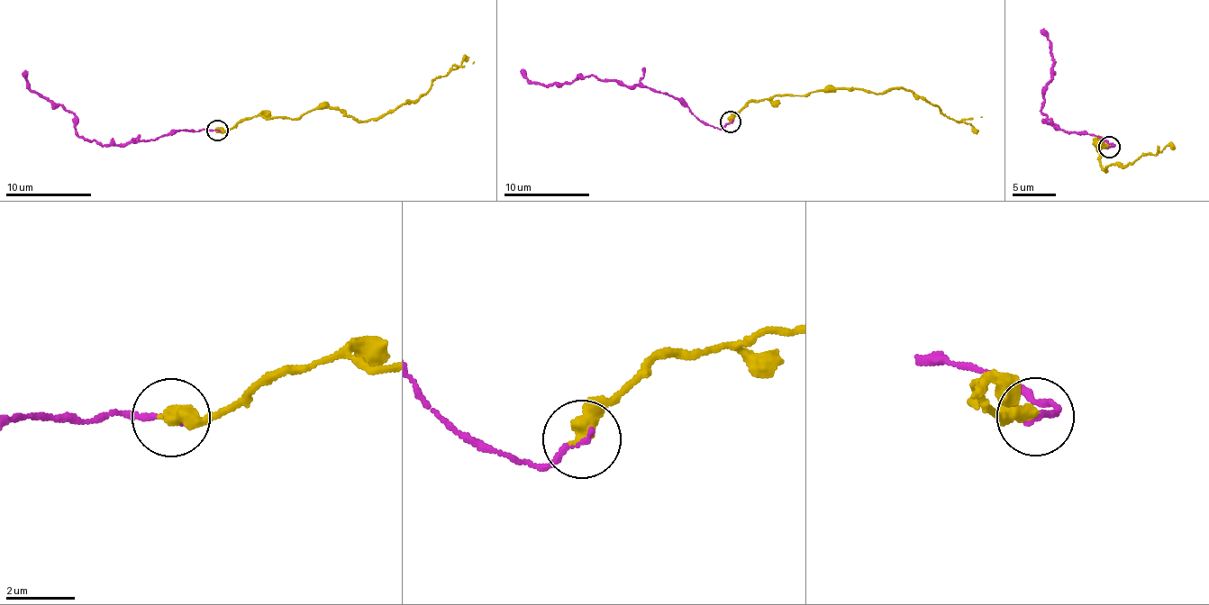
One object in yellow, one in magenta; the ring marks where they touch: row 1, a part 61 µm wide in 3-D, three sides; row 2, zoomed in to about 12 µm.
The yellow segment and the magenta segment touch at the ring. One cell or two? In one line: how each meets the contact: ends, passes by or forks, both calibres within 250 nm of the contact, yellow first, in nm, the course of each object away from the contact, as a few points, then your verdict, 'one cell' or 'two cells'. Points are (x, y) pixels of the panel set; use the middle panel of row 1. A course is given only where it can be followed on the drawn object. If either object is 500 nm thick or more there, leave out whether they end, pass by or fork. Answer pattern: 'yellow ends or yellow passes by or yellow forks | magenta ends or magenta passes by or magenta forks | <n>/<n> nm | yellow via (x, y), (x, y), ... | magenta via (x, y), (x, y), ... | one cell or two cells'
yellow ends | magenta ends | 440/160 nm | yellow via (730, 121), (749, 101), (824, 90), (904, 88), (927, 99), (952, 119), (966, 121), (976, 134) | magenta via (730, 121), (714, 128), (666, 94), (578, 75), (565, 84), (542, 85), (531, 83), (522, 70) | one cell

